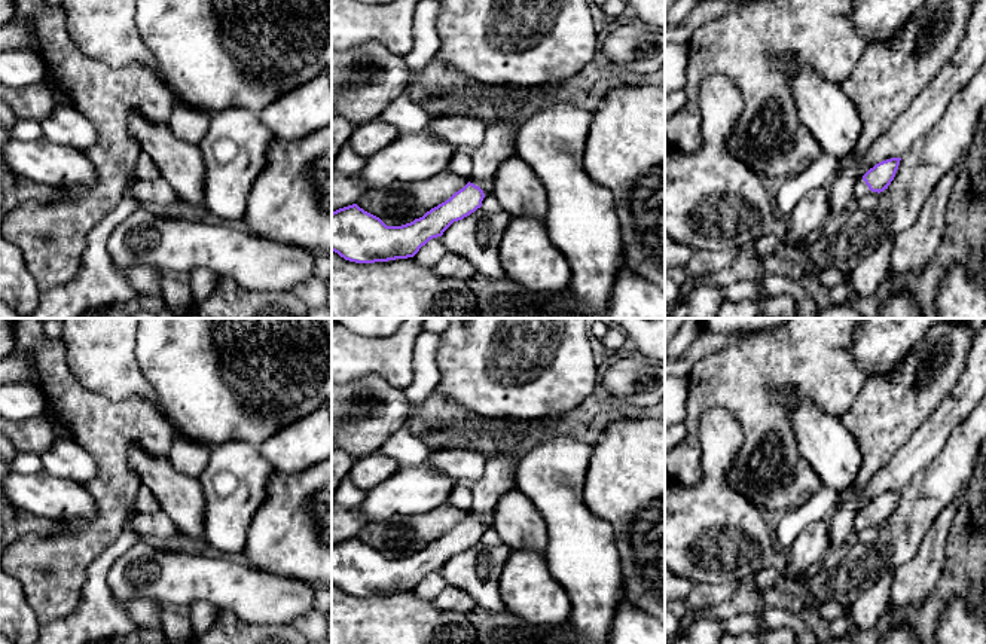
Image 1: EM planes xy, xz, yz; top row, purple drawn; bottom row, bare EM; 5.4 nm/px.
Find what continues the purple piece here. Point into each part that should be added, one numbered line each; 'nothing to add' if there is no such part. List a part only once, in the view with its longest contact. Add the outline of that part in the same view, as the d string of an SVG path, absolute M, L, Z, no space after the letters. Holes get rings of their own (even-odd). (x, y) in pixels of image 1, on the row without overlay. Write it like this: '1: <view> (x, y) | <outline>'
1: yz (861, 522) | M858 512L855 522L854 522L854 532L860 532L863 529L866 529L870 525L869 519L866 518L866 515L861 512Z

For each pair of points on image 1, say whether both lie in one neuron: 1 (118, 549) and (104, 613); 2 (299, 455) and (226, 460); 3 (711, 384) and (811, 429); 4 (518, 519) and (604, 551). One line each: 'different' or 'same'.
1: same
2: different
3: different
4: different

